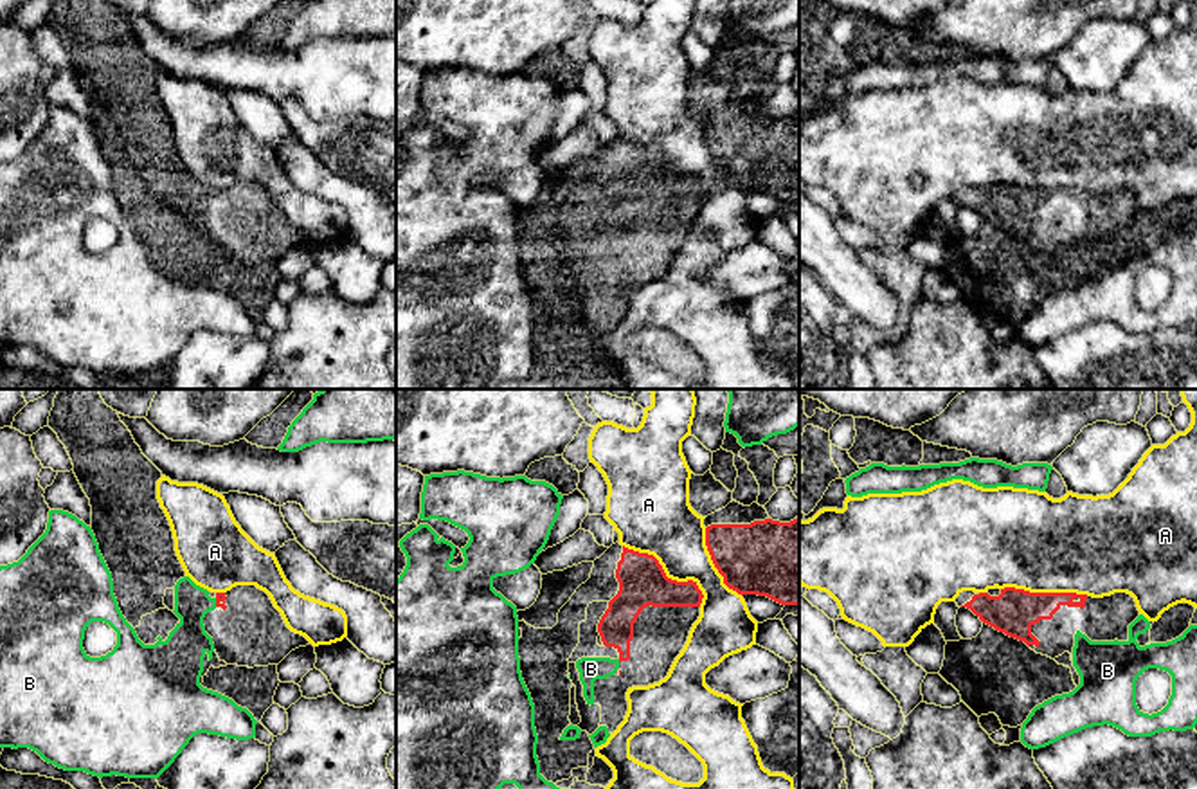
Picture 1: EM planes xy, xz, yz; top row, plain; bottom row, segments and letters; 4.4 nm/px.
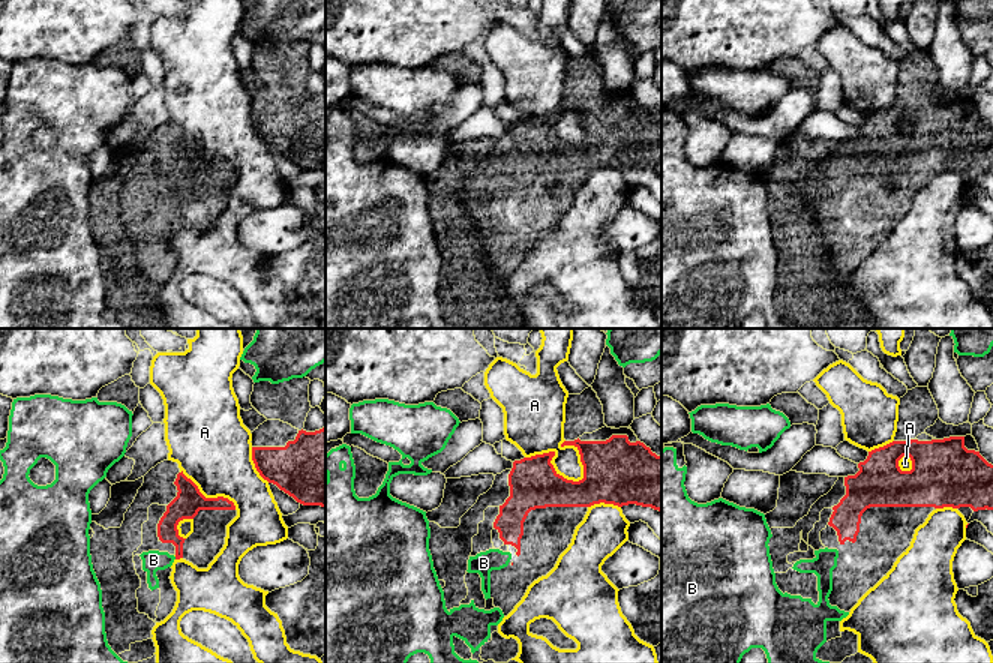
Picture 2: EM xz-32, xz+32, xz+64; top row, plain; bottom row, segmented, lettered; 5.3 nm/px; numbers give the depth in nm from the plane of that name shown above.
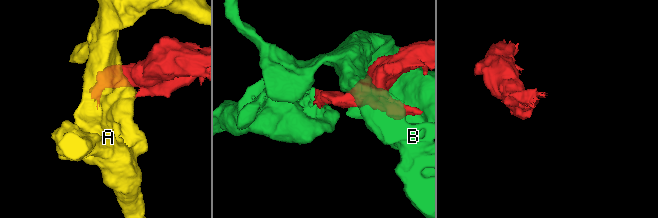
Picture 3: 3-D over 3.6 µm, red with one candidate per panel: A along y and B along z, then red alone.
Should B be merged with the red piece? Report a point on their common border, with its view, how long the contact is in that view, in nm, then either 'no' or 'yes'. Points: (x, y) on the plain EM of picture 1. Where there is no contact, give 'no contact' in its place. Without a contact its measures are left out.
xy (216, 199) | 40 nm | no

